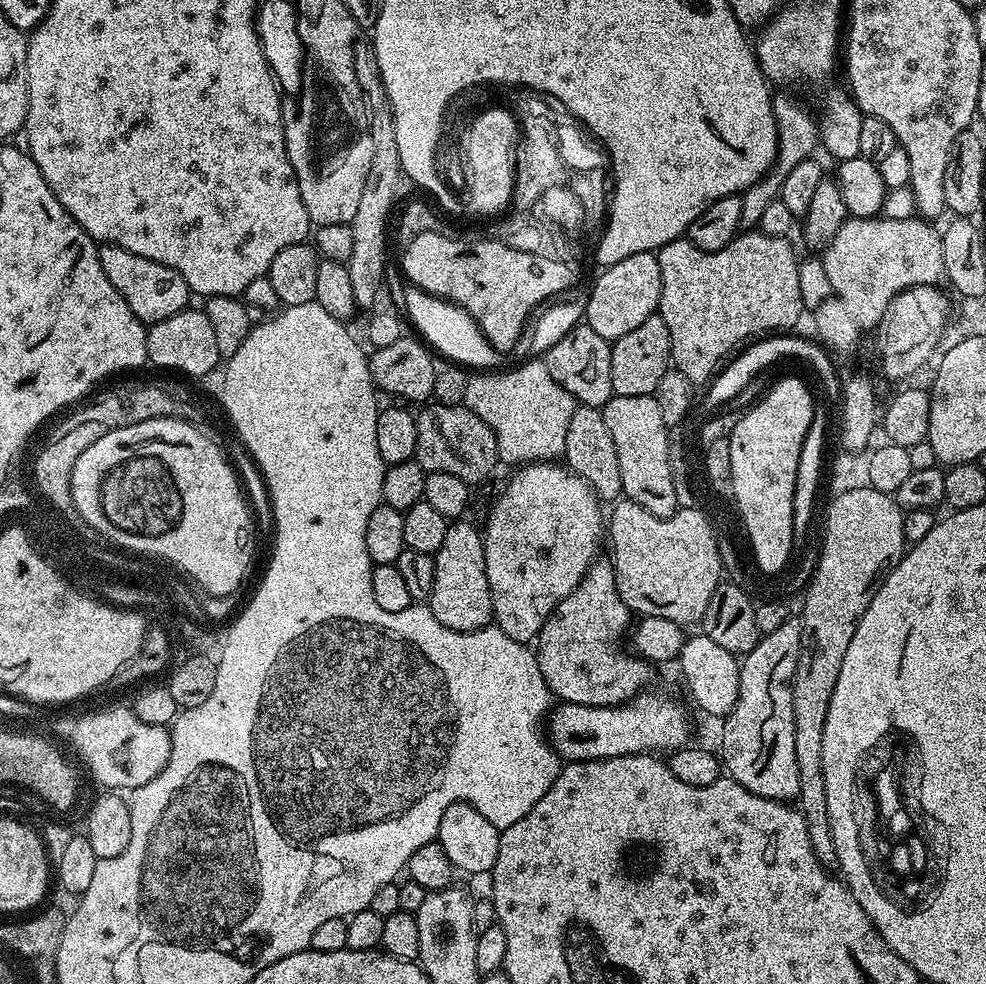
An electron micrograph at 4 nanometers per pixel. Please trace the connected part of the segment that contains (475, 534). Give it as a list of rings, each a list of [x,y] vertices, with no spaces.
[[[461,518],[449,523],[442,546],[434,553],[434,590],[430,597],[430,607],[434,618],[455,632],[477,632],[493,623],[492,595],[490,582],[486,578],[486,554],[484,538],[479,527],[467,524]]]

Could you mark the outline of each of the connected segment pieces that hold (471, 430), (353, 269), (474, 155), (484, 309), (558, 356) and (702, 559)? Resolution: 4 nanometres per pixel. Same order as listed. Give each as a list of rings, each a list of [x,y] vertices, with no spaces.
[[[463,403],[431,404],[424,406],[429,408],[415,413],[418,446],[414,458],[424,468],[425,473],[455,474],[469,486],[482,483],[495,470],[500,460],[498,442],[490,426],[486,426],[486,422],[482,422],[482,418],[464,407]]]
[[[361,59],[358,64],[360,85],[364,91],[364,98],[368,106],[368,115],[372,121],[372,137],[374,138],[374,159],[370,162],[370,174],[366,174],[366,186],[362,186],[362,198],[358,201],[358,214],[352,219],[352,233],[354,234],[354,254],[350,254],[347,266],[350,270],[350,282],[354,285],[354,298],[357,305],[370,306],[374,302],[374,293],[380,285],[385,283],[384,263],[388,260],[388,248],[384,243],[388,240],[388,215],[392,212],[392,205],[397,203],[393,195],[393,187],[397,177],[402,172],[402,158],[398,158],[398,138],[394,134],[394,118],[392,107],[388,101],[388,92],[376,67],[375,59]]]
[[[489,106],[481,109],[464,136],[466,158],[464,159],[464,187],[467,198],[465,213],[474,216],[488,216],[500,211],[513,199],[514,166],[512,157],[520,134],[517,120],[504,108]]]
[[[426,232],[408,242],[404,249],[405,281],[468,312],[485,339],[505,354],[511,353],[518,342],[518,334],[529,323],[528,315],[533,311],[532,316],[545,302],[559,297],[559,292],[572,284],[571,263],[552,260],[539,251],[512,249],[495,238],[456,240]]]
[[[586,322],[579,323],[568,334],[563,335],[548,352],[543,353],[542,362],[550,370],[550,378],[576,399],[577,405],[603,409],[604,403],[613,396],[610,382],[610,354],[612,345],[603,340]]]
[[[621,498],[611,505],[612,513],[606,516],[606,540],[612,543],[612,553],[610,559],[614,570],[616,571],[616,585],[618,586],[618,594],[622,598],[622,602],[626,602],[629,613],[636,614],[640,612],[641,617],[653,616],[654,618],[670,618],[670,622],[678,622],[682,626],[688,624],[699,625],[703,621],[706,614],[706,606],[710,602],[710,598],[714,595],[714,590],[722,583],[722,567],[719,554],[719,546],[717,544],[716,530],[713,521],[707,515],[694,510],[692,508],[680,508],[672,516],[666,518],[658,518],[654,514],[650,514],[650,510],[642,510],[642,506],[638,506],[638,502],[627,498]]]

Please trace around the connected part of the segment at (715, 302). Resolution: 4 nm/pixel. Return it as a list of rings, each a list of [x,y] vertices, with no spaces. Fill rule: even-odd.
[[[748,230],[717,252],[698,250],[686,238],[671,240],[656,252],[662,278],[658,314],[662,322],[666,322],[666,330],[670,330],[675,371],[684,375],[691,384],[707,385],[717,375],[735,344],[743,345],[761,334],[780,334],[795,329],[792,327],[799,322],[800,315],[805,315],[798,284],[801,261],[796,258],[790,241],[783,236],[768,236],[759,230]]]

